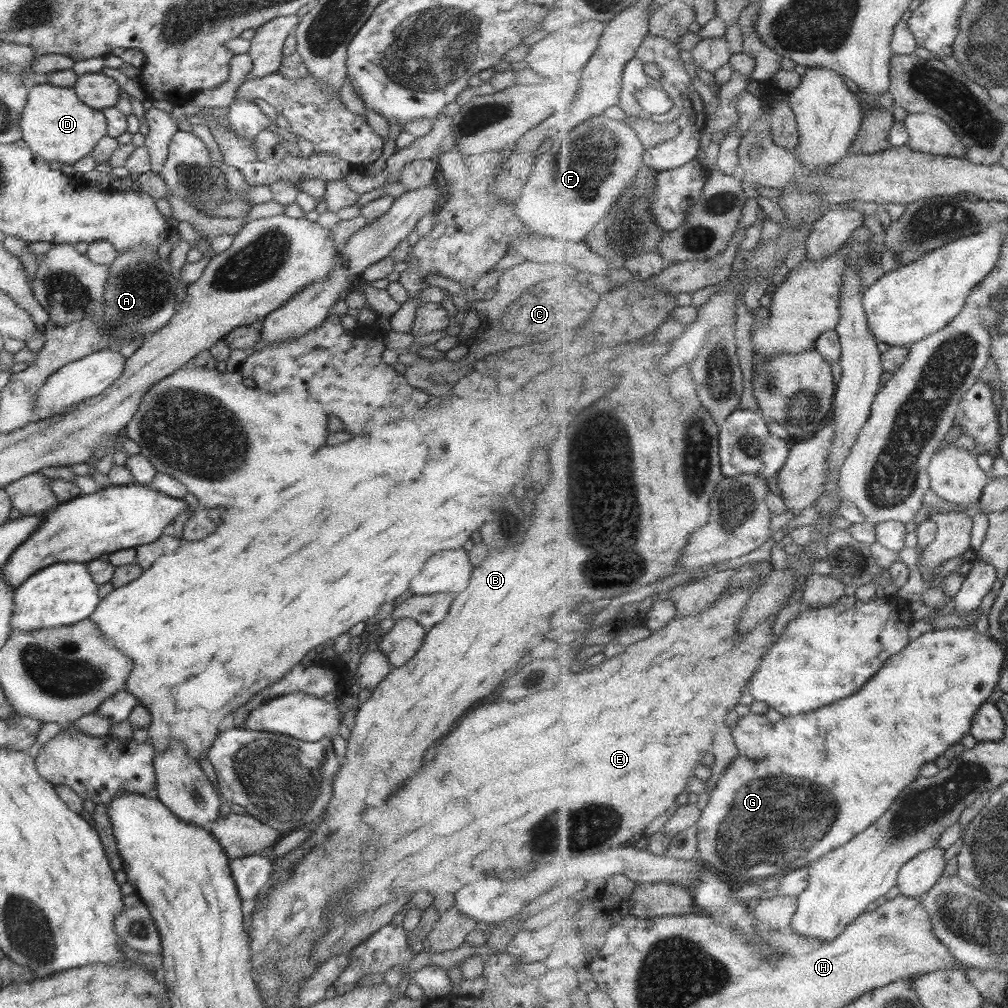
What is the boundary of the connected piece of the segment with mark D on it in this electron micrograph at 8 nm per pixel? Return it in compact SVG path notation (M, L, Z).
M49 83L30 85L19 126L20 139L34 155L47 162L57 160L71 165L89 154L97 141L106 135L106 118L101 111L83 104L73 90Z

